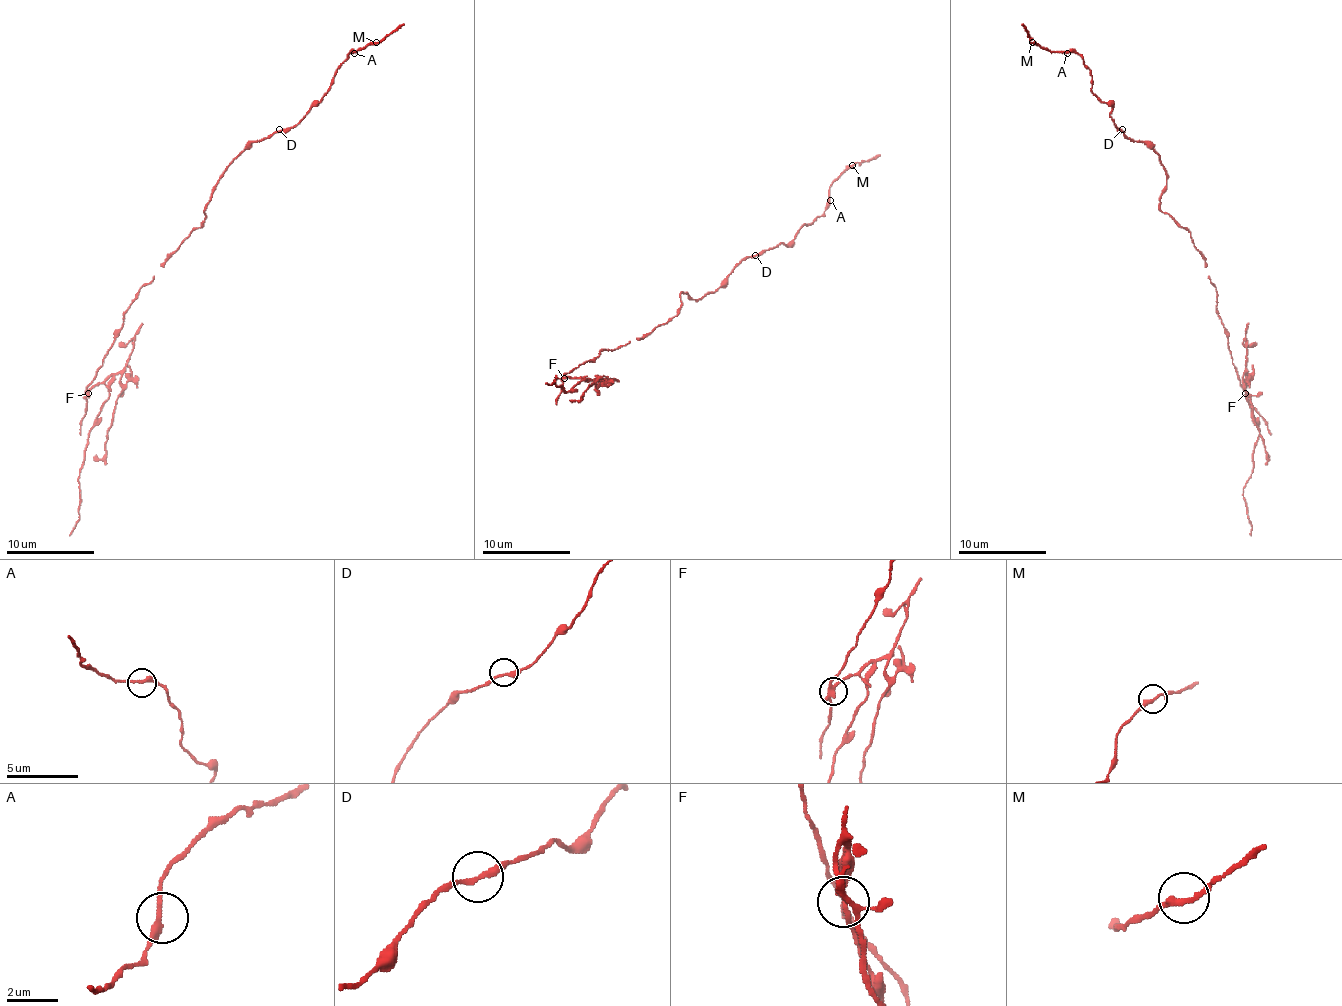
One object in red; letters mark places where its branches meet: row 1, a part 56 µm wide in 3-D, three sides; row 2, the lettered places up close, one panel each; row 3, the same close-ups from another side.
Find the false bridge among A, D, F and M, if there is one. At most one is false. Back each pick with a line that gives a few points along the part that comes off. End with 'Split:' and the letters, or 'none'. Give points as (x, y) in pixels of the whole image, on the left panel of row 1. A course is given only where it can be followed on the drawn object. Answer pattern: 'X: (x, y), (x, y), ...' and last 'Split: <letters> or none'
F: (88, 392), (104, 384), (108, 399), (91, 430), (84, 449), (80, 478), (80, 520), (69, 535)
Split: F

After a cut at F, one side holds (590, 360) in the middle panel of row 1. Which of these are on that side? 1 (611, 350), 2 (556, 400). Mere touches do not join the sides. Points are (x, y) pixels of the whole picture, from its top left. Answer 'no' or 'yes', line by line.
1: yes
2: yes

